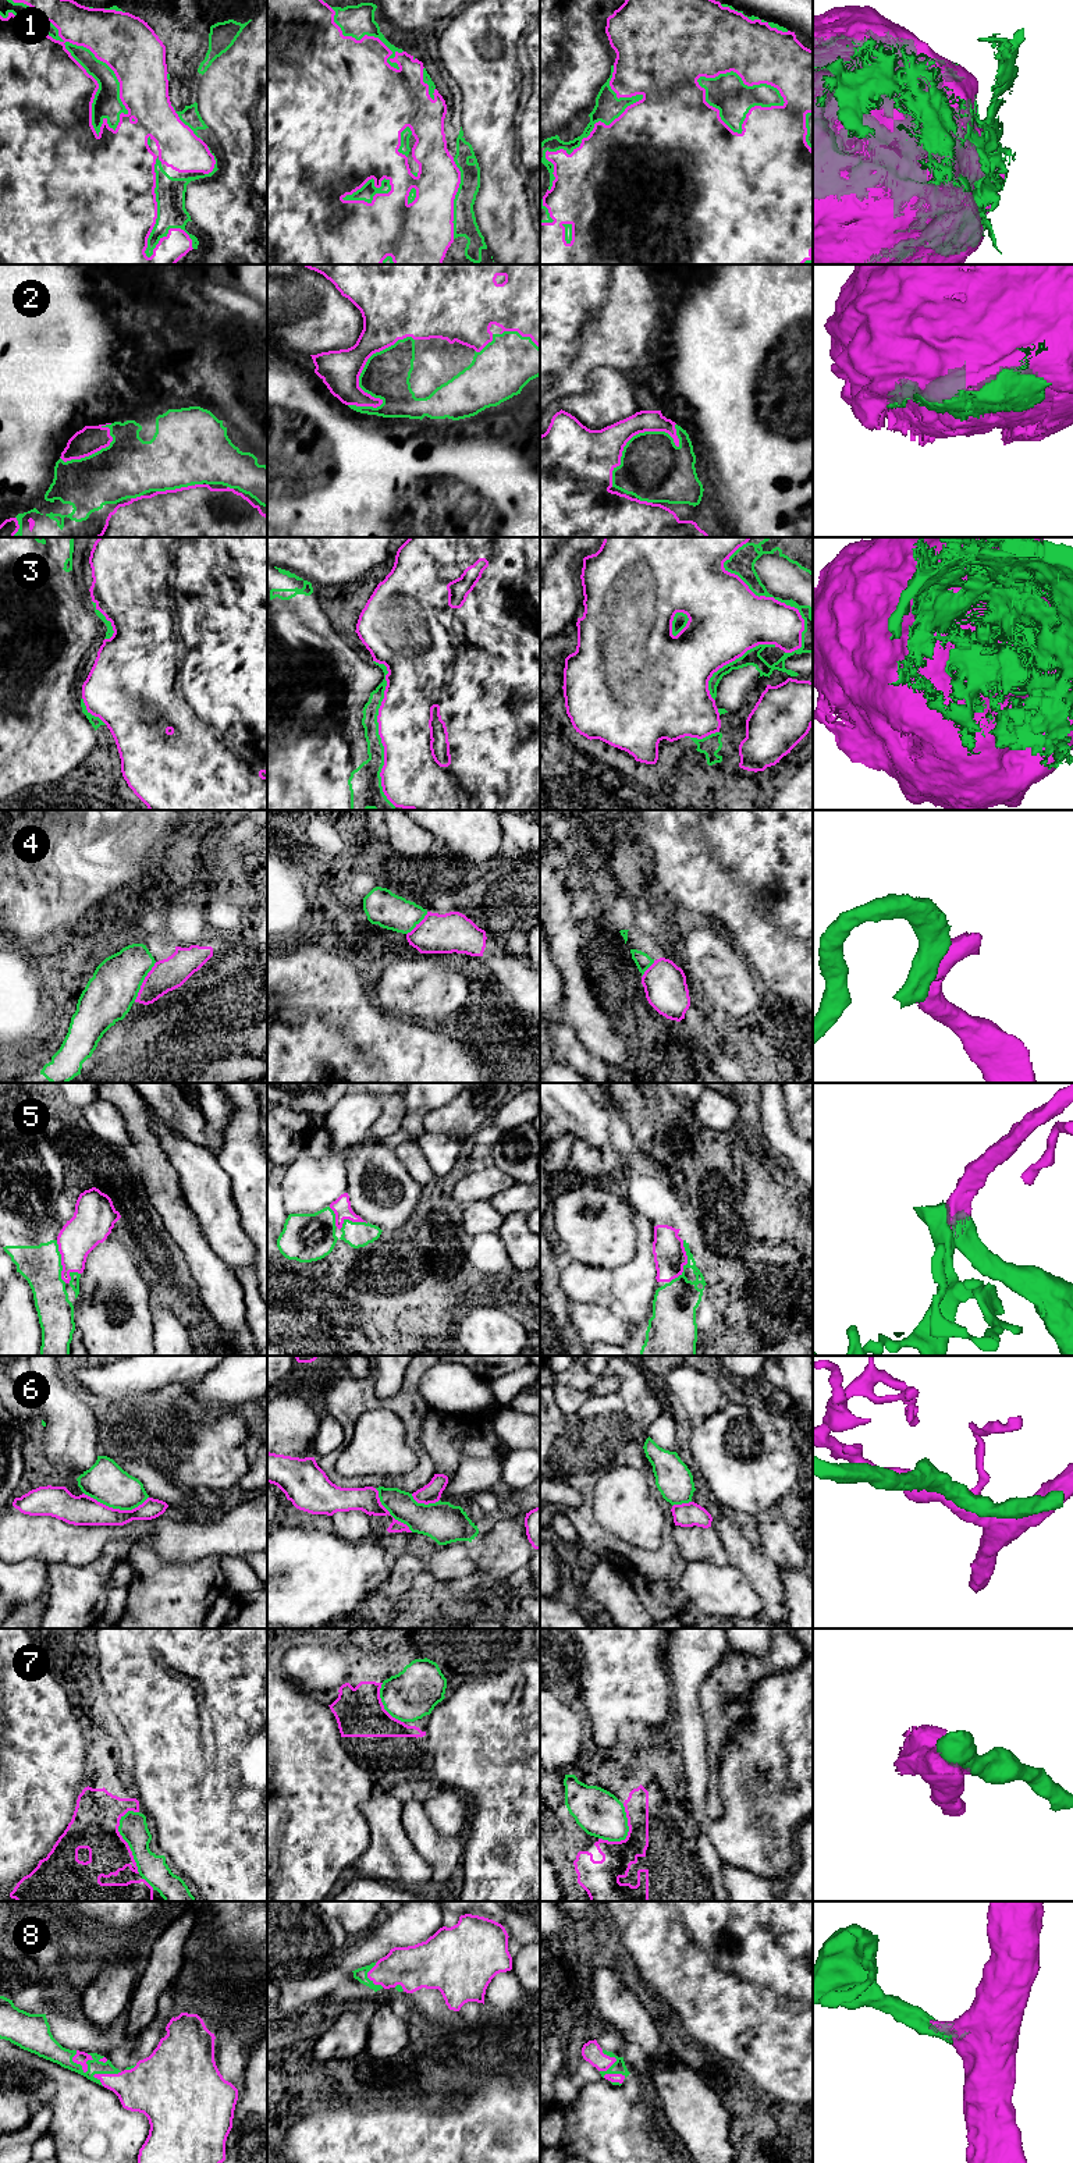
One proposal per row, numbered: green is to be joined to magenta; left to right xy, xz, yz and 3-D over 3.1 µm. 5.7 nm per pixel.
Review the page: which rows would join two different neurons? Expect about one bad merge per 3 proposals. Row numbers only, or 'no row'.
3, 4, 6, 7

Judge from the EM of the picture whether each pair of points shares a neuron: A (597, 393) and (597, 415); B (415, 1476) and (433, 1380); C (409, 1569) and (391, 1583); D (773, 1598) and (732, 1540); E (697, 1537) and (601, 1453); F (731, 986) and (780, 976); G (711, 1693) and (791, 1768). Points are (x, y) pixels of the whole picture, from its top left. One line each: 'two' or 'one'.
A: one
B: two
C: one
D: one
E: two
F: two
G: two

